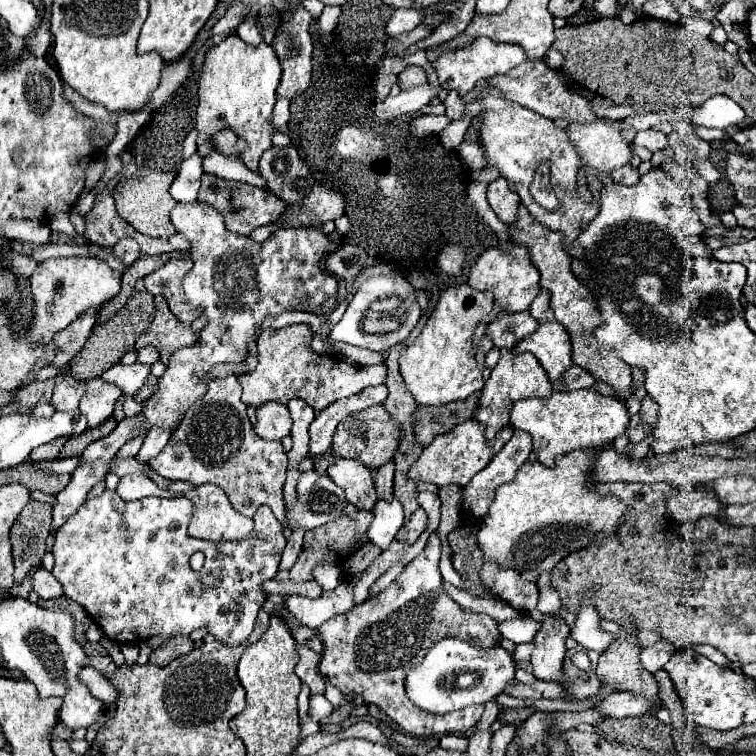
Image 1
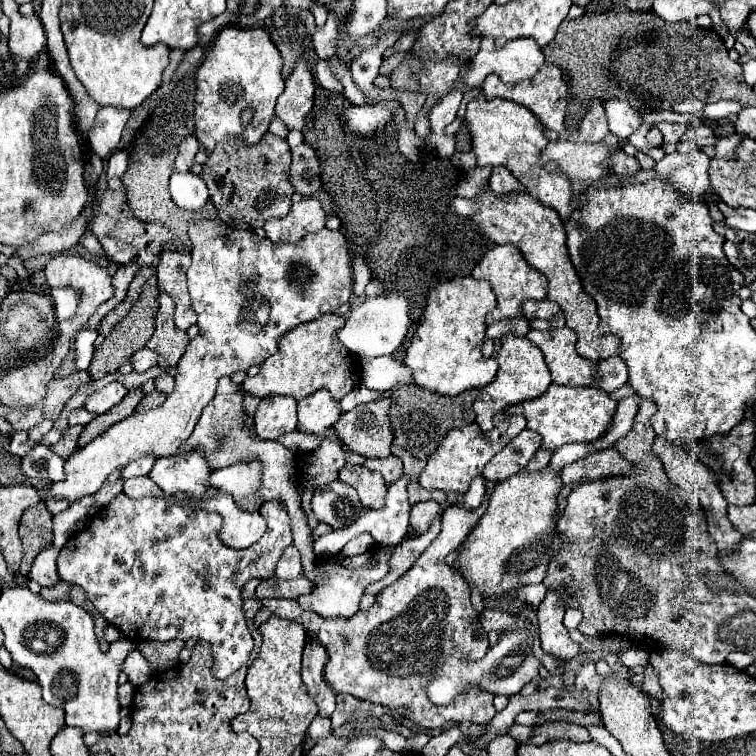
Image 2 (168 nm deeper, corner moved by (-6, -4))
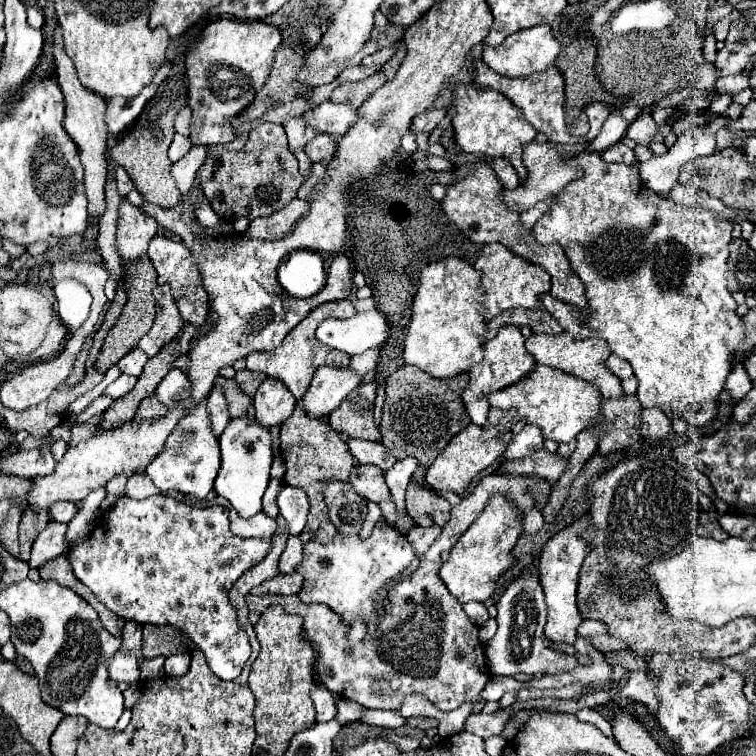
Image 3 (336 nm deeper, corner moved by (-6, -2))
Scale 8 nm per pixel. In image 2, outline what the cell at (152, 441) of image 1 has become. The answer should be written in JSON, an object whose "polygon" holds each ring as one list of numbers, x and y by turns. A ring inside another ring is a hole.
{"polygon":[[143,456,139,460,133,460,131,464,127,464,123,470,121,470,121,480,127,480,127,478,133,478,133,476,147,476,151,466,155,462,155,456]]}

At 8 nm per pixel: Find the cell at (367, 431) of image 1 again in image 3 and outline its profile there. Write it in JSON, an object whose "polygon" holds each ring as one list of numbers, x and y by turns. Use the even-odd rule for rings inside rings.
{"polygon":[[375,382,359,384,341,404,341,408,331,412,329,416,331,428,349,438,381,442,379,424,373,418,373,404,375,404]]}

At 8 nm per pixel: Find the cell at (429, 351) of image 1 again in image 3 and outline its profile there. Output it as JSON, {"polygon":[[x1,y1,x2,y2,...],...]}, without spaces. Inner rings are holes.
{"polygon":[[445,258,435,264,423,268,419,278,419,288,413,300,413,316,407,328,403,358,407,364,421,368,423,372,431,374,433,378,451,378,471,370,471,364,481,362,481,346,485,336,485,306,483,306,483,292,481,292,481,274,465,260,459,258]]}

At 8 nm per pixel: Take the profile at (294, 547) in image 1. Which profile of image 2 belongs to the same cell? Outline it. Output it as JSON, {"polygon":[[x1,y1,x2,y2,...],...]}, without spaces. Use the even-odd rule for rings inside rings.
{"polygon":[[317,390,315,394,297,402,297,414,297,428,301,432,323,432,339,420,341,406,335,402,335,398,331,398,331,394,327,394,327,390]]}

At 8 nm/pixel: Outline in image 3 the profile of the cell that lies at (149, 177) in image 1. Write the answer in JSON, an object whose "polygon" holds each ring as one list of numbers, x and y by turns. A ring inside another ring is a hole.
{"polygon":[[177,54,173,62,173,72,169,74,169,78,161,82,161,86,157,88,157,96,145,104,141,116,135,120,135,126,129,130,129,134,115,148,111,148,111,158,127,170,143,200,167,210,179,206,181,200,179,188,175,186,175,180,171,176,171,162,167,158,167,150,175,134,173,130,175,116,179,114,181,108,187,106,187,86,189,84,185,74,185,56]]}

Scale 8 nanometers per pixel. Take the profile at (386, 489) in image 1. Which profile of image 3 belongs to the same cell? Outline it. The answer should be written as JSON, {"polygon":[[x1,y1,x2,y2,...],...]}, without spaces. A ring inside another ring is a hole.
{"polygon":[[351,438,347,442,347,446,349,446,349,452,353,454,355,462,359,462,359,464,375,464,383,472,387,472,397,462,397,458,391,452,387,452,385,446,379,444,379,442,365,442,365,440]]}

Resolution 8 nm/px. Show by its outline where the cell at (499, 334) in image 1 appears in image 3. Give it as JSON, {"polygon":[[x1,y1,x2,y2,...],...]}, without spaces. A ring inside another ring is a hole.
{"polygon":[[597,152,579,154,577,162,575,156,567,162,581,168,585,176,573,180,557,194,553,206,533,226,533,236,541,244,559,242,563,246,573,270,585,284,589,314,583,328,579,308,551,294,543,296,545,310,575,338,597,336,607,340,609,348,633,366,639,382,637,398,643,408,659,408,665,414,683,418,691,426,709,426,717,420,719,394,735,368,735,352,745,336,745,324,735,312,737,302,725,278,733,230,731,222,715,216,711,210,703,210,711,208,713,198,689,184,679,184,675,192,669,192,671,200,667,200,643,188,633,166,607,164]]}

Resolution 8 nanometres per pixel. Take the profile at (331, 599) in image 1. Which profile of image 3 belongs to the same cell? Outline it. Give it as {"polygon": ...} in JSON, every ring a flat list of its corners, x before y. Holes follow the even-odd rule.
{"polygon":[[383,522,375,524,367,540,359,540,359,536,343,536,339,532,327,544,311,540,305,544,303,562,297,568,305,578,299,598,305,604,327,604,349,624,353,624,355,620,369,622,373,616,375,592,383,588,393,576,403,572,413,558,415,552,407,538,395,528,387,528]]}

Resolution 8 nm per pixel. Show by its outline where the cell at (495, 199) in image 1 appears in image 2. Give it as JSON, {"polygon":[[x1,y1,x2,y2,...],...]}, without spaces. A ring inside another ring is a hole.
{"polygon":[[495,166,489,178,489,186,495,194,509,194,509,192,523,192,523,184,503,166]]}

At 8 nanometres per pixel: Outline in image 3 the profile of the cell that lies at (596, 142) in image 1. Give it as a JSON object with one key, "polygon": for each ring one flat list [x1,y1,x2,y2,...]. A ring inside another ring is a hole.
{"polygon":[[531,142,523,148,523,162,527,166,527,172,529,172,529,178,525,182,525,186,519,186,515,190,503,190,501,192,501,198,507,206,511,206,513,210,517,212,525,212,529,208,533,208,539,200,545,200,547,196,553,196,553,194,559,194,569,182,581,178,583,174,577,174,579,170,569,166,565,162,565,154,561,154,561,148,551,144,551,142,545,142,545,144,539,144,539,142]]}

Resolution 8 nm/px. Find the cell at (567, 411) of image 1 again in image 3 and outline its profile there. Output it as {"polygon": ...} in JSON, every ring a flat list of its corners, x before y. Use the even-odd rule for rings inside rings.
{"polygon":[[539,364,535,372,531,372,531,376,521,380,521,384,493,392,489,398,491,406,503,410,517,408,529,424,539,426,543,430,543,436,555,442,571,442,581,430,595,426,601,418,601,402,603,398,595,384,579,380,575,376,567,376,563,372,555,372,555,368,545,368]]}

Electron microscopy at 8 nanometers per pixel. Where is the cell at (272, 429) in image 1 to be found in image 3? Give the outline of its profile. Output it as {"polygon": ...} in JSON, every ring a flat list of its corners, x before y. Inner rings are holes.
{"polygon":[[267,378,253,396,257,424,263,428,281,426,293,414,295,404,297,400,291,396,285,384,279,384,279,380]]}

